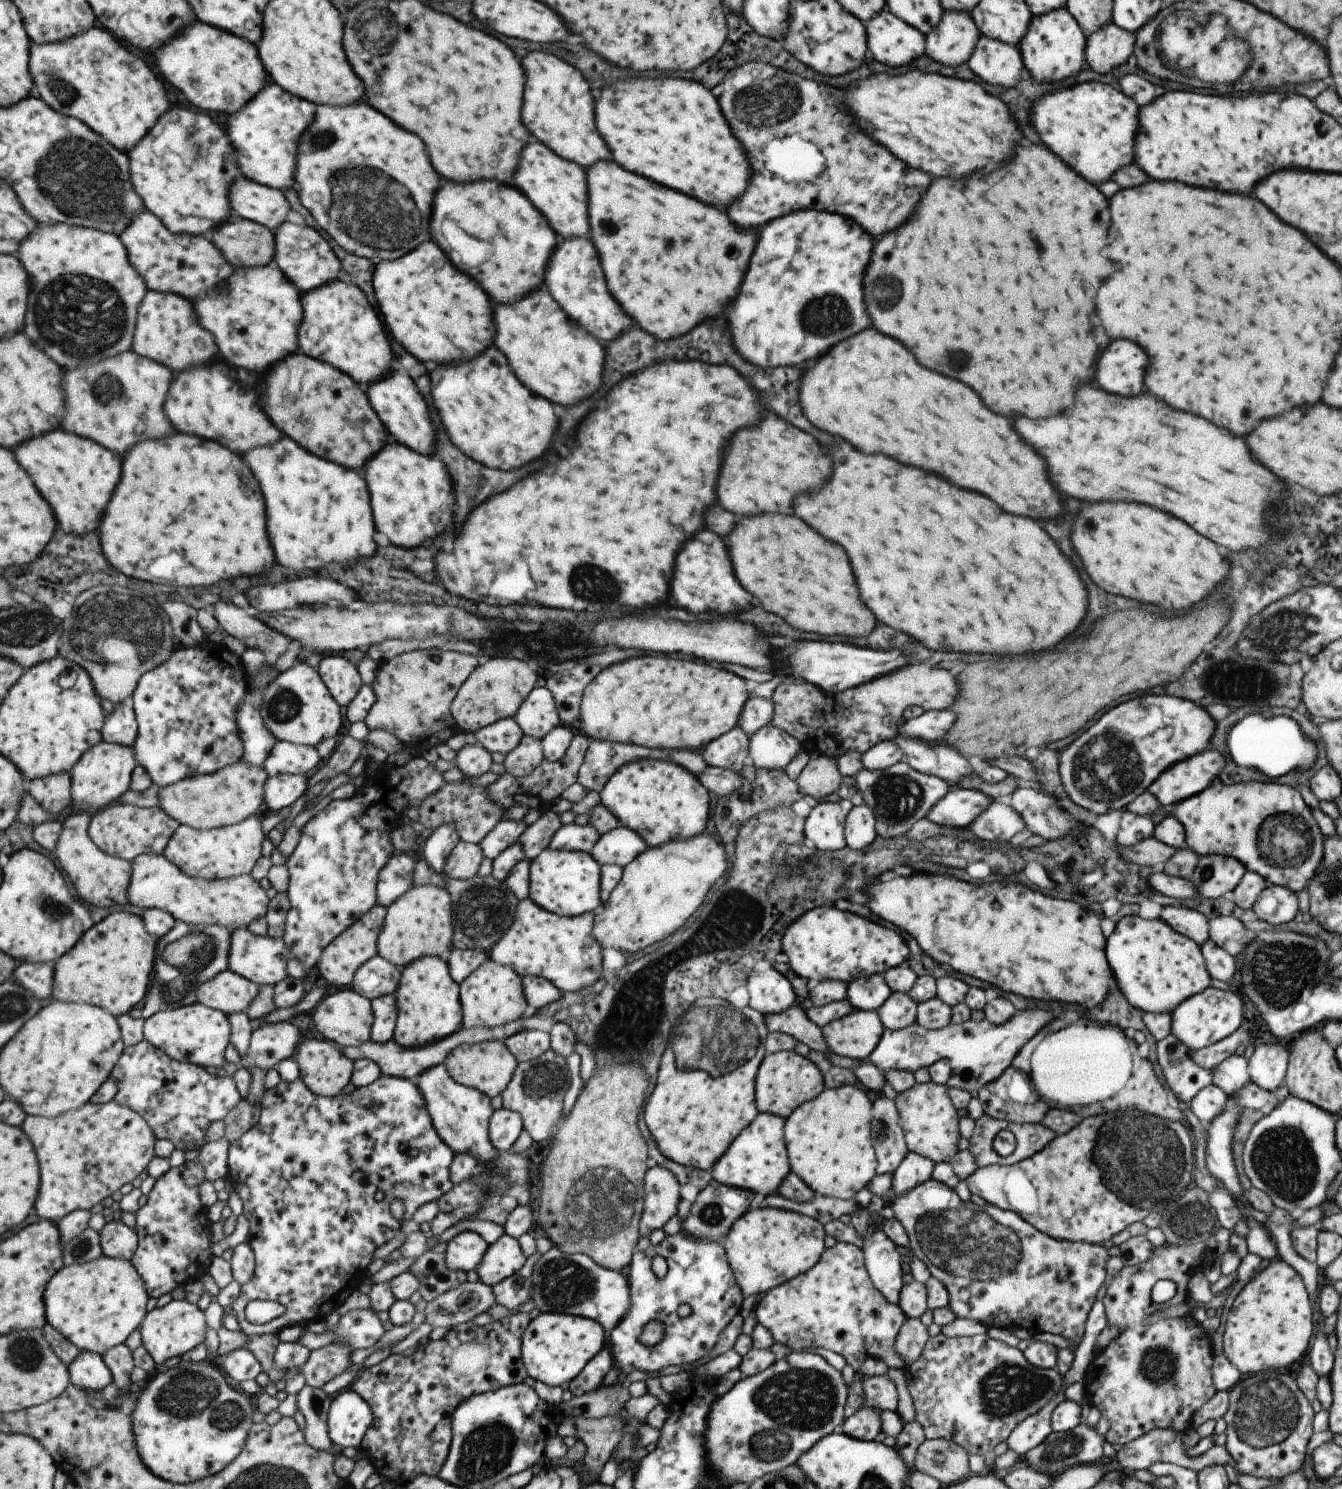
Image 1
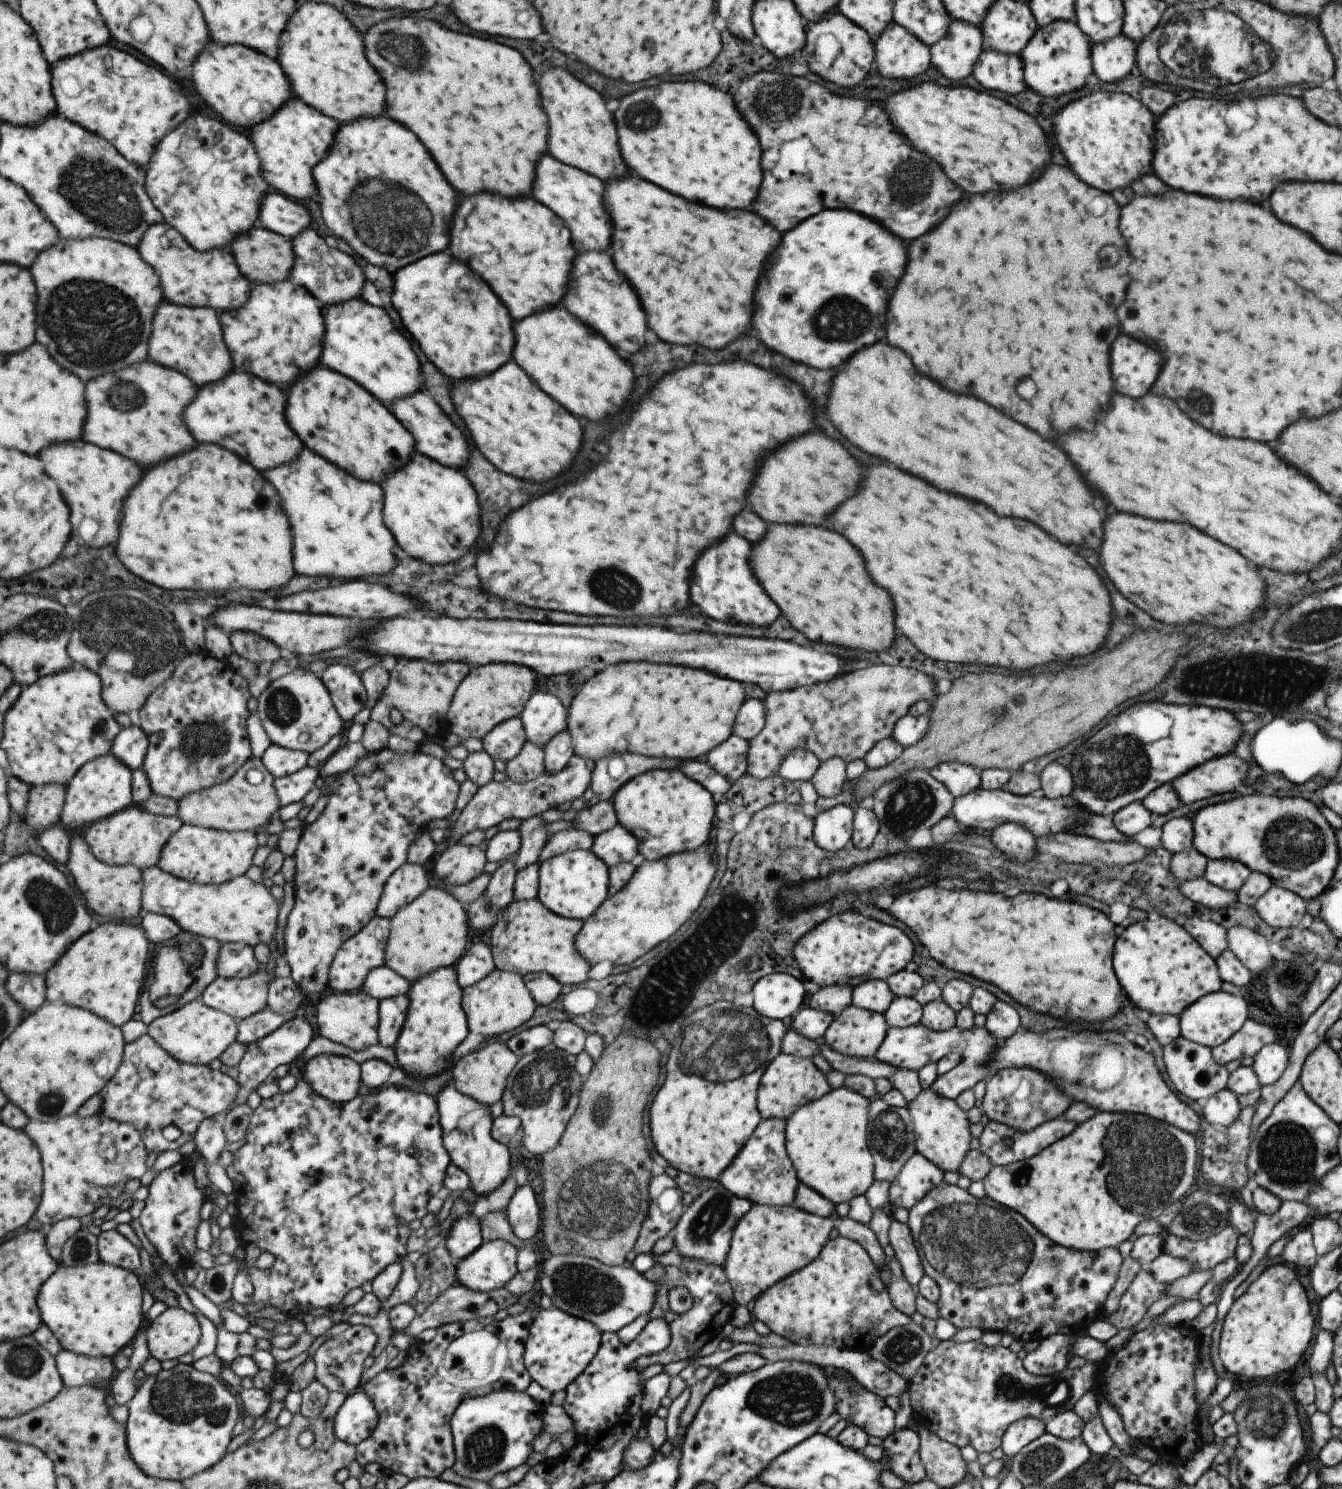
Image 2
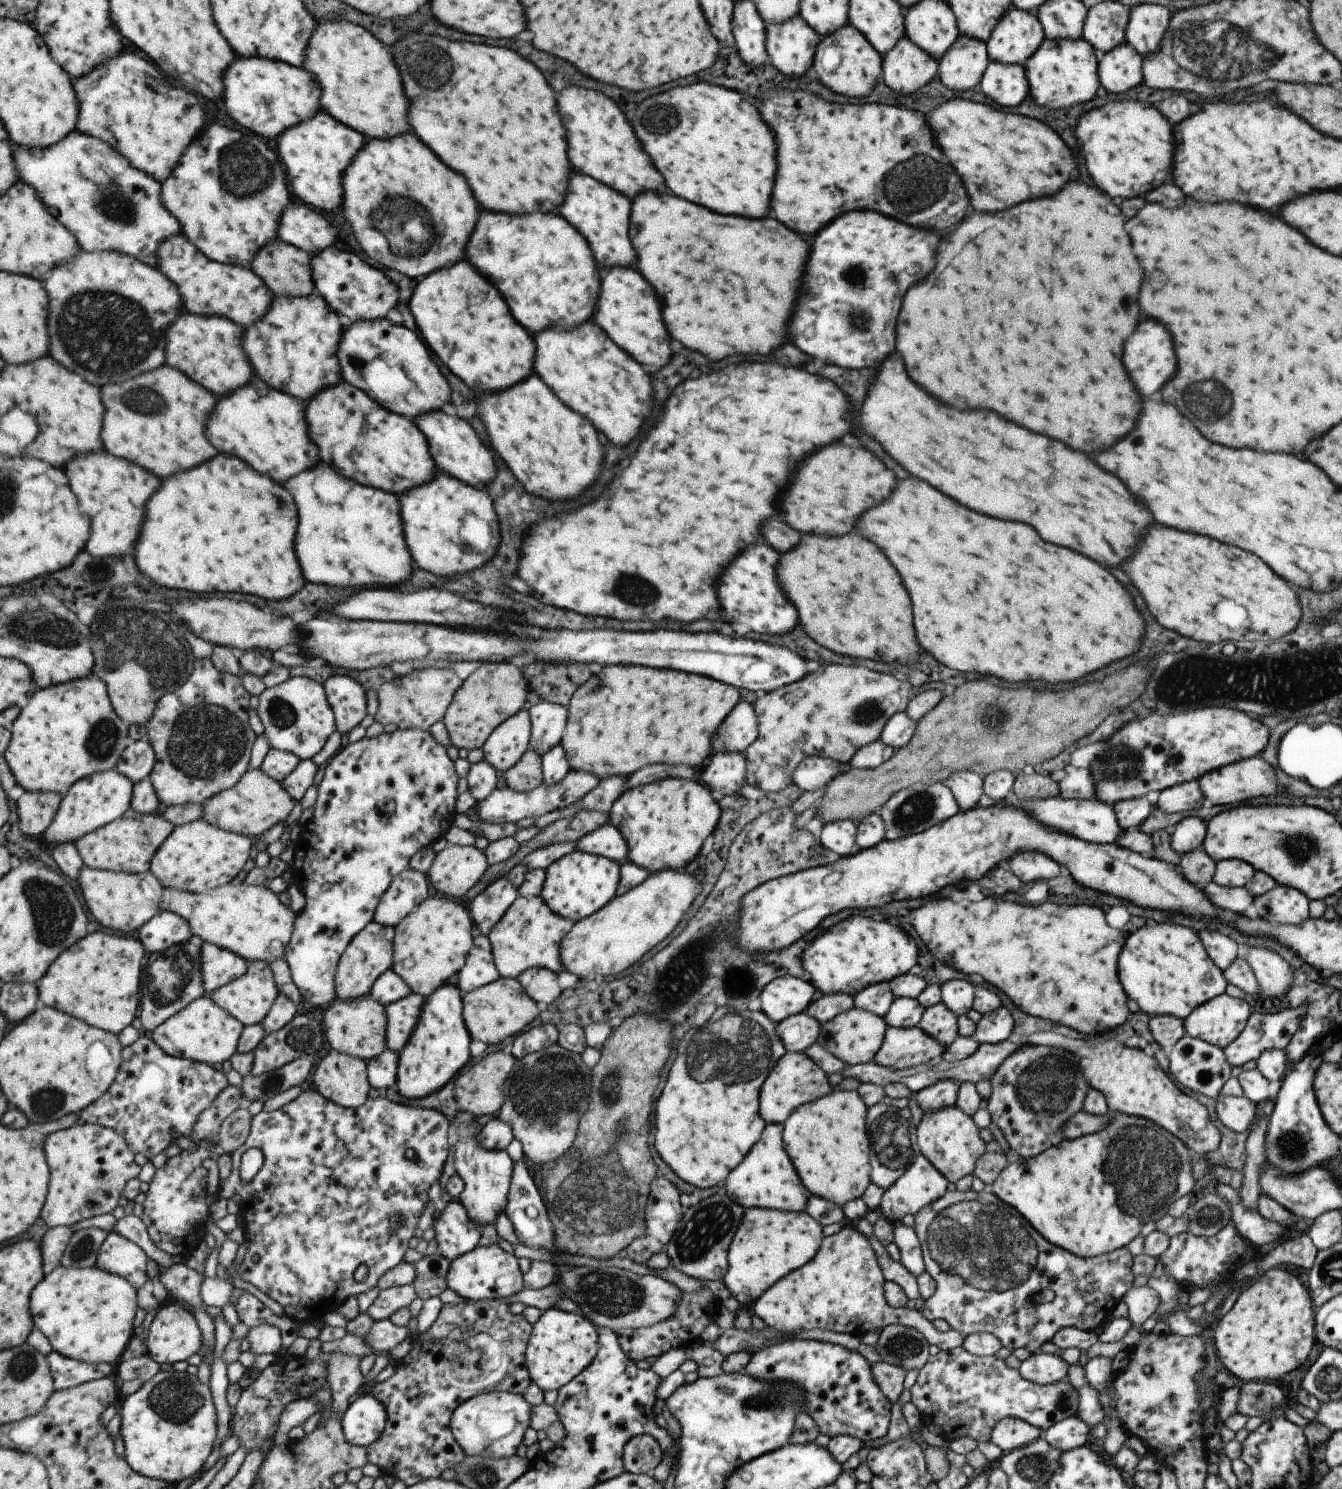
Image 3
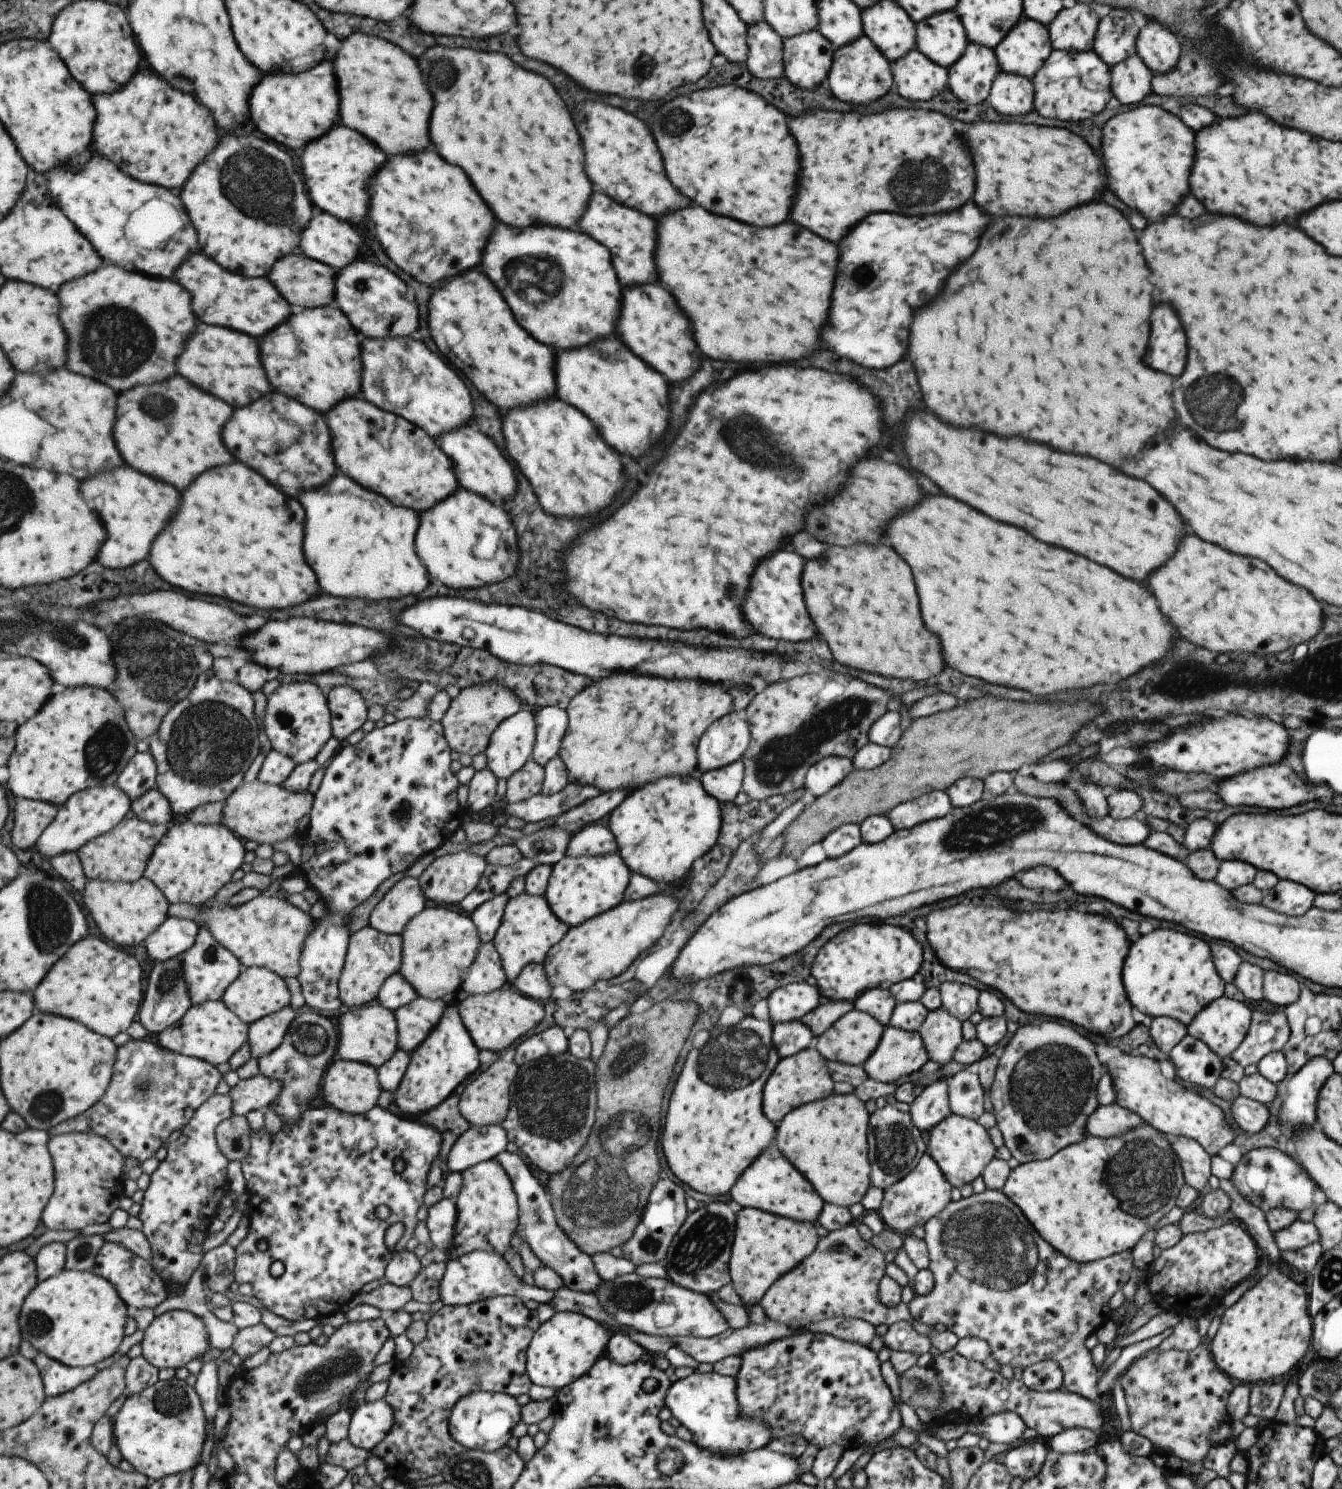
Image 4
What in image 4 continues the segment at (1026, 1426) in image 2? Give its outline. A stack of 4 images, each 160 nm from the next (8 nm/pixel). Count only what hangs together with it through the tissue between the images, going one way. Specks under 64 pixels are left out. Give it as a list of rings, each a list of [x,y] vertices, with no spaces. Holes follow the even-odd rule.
[[[999,1412],[978,1423],[968,1424],[968,1428],[970,1433],[977,1434],[989,1442],[1009,1445],[1021,1437],[1026,1427],[1017,1414]]]

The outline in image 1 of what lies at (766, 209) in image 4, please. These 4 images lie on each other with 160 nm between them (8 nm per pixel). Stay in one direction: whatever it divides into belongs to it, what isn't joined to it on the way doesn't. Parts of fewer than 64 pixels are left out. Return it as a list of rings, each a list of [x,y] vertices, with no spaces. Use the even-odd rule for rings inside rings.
[[[631,78],[631,80],[619,80],[615,82],[613,86],[607,86],[601,90],[601,98],[595,102],[595,126],[601,134],[601,138],[605,140],[613,160],[623,168],[623,170],[629,170],[629,172],[635,172],[635,174],[641,174],[661,186],[667,186],[667,188],[673,188],[677,192],[683,192],[683,194],[689,194],[693,198],[697,198],[699,202],[705,202],[705,204],[711,204],[711,206],[727,206],[743,194],[745,186],[749,184],[749,163],[745,158],[745,152],[741,150],[741,144],[733,138],[731,131],[729,130],[729,124],[725,124],[725,119],[719,107],[717,106],[717,100],[711,96],[711,92],[706,88],[703,88],[701,84],[697,82],[689,82],[689,80],[679,80],[679,78]]]

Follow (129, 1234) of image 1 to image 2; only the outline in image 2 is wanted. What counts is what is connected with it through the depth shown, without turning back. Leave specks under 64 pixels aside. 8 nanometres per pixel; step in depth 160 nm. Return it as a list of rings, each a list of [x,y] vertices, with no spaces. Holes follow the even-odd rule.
[[[115,1229],[104,1231],[98,1236],[98,1248],[102,1262],[138,1272],[141,1266],[139,1248],[121,1232]]]

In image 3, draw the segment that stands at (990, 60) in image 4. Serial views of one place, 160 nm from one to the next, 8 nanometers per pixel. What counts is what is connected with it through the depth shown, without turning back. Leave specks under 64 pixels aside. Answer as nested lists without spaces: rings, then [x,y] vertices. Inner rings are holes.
[[[959,35],[937,60],[937,78],[951,90],[977,89],[989,61],[984,42]]]

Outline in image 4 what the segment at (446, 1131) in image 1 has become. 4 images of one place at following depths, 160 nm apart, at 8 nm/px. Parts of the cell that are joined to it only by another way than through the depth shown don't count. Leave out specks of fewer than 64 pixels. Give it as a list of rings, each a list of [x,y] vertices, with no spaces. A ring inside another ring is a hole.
[[[493,1159],[478,1162],[463,1170],[460,1175],[462,1185],[458,1195],[453,1199],[457,1210],[457,1221],[455,1233],[453,1233],[452,1253],[450,1258],[439,1257],[444,1259],[445,1262],[449,1262],[451,1259],[465,1256],[473,1251],[491,1251],[502,1257],[505,1254],[505,1250],[511,1247],[511,1237],[516,1234],[518,1229],[518,1206],[509,1178],[505,1175],[505,1171],[501,1169],[501,1165]]]

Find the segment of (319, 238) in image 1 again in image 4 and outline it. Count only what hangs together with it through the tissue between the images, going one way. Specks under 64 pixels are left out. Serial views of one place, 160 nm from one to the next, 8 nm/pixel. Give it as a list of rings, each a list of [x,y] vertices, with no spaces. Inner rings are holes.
[[[359,259],[339,271],[336,278],[336,300],[363,338],[386,339],[387,337],[409,337],[419,330],[419,308],[417,302],[409,300],[407,283],[380,264]]]

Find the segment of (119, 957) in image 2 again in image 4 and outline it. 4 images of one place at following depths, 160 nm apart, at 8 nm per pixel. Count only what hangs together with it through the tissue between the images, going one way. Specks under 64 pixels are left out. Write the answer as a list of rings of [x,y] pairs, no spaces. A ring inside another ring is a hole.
[[[89,936],[57,966],[53,966],[44,978],[45,982],[37,987],[33,994],[37,994],[37,1008],[51,1014],[65,1014],[77,1022],[85,1022],[91,1030],[114,1039],[118,1034],[125,1033],[129,1026],[138,1018],[141,1000],[143,1000],[143,970],[135,956],[127,954],[125,950]]]

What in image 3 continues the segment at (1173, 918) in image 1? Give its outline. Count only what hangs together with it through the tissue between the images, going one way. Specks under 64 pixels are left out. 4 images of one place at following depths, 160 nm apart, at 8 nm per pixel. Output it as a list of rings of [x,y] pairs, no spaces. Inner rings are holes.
[[[1202,930],[1197,933],[1199,942],[1216,968],[1223,971],[1236,958],[1237,944],[1231,938],[1215,930]]]

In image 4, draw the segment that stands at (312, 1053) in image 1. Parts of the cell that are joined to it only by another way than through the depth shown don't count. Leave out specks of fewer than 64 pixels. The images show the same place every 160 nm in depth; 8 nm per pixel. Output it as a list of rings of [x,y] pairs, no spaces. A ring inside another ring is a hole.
[[[338,1056],[329,1066],[322,1084],[324,1098],[329,1105],[354,1115],[367,1114],[377,1107],[377,1102],[379,1102],[383,1090],[384,1086],[380,1083],[376,1067],[369,1063],[341,1059]]]

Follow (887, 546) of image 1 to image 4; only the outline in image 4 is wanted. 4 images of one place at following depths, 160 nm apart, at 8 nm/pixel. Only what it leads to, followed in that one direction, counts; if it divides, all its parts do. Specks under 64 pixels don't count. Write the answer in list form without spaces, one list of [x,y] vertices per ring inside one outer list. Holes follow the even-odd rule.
[[[947,496],[923,498],[915,508],[893,518],[885,526],[885,538],[893,546],[893,550],[909,564],[909,568],[913,572],[923,624],[927,630],[931,630],[933,634],[939,636],[941,648],[943,648],[943,658],[945,658],[947,666],[957,668],[959,672],[963,672],[967,676],[975,676],[975,678],[981,678],[981,680],[991,682],[991,684],[1021,688],[1021,690],[1027,690],[1031,694],[1043,696],[1043,694],[1051,694],[1057,690],[1089,688],[1093,684],[1115,684],[1115,682],[1125,680],[1127,676],[1139,672],[1141,668],[1161,660],[1163,656],[1169,654],[1169,650],[1173,650],[1173,640],[1175,640],[1173,628],[1169,626],[1169,622],[1165,622],[1165,618],[1161,616],[1161,612],[1157,608],[1155,598],[1149,594],[1149,590],[1145,586],[1131,582],[1131,580],[1125,580],[1125,578],[1119,580],[1119,574],[1115,574],[1113,570],[1109,570],[1105,566],[1101,568],[1099,564],[1079,556],[1079,554],[1071,554],[1069,550],[1037,542],[1025,530],[1003,524],[1003,522],[995,522],[995,520],[983,516],[981,512],[969,508],[967,504],[963,504],[959,500],[953,500]]]

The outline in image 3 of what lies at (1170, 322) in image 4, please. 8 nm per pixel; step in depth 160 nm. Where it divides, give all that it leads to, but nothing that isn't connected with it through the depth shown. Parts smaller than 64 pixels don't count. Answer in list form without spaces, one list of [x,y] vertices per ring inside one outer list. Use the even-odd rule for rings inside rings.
[[[1153,320],[1139,322],[1123,344],[1123,366],[1127,368],[1127,373],[1141,396],[1148,396],[1156,390],[1161,390],[1161,386],[1175,372],[1175,357],[1167,330]]]

